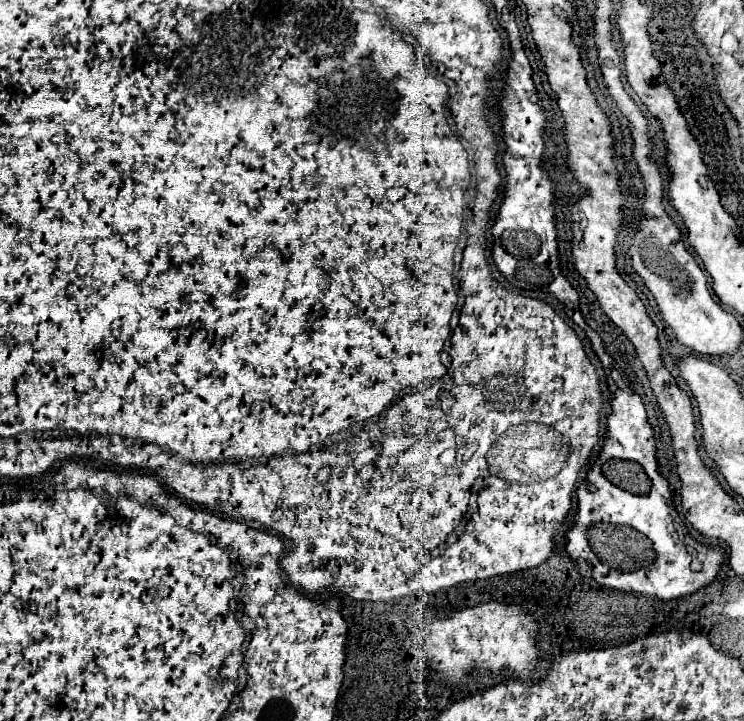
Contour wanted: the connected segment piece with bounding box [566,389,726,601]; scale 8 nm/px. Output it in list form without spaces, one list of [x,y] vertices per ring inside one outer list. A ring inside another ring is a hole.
[[[610,389],[610,407],[612,413],[606,419],[604,445],[598,453],[598,459],[594,461],[586,475],[588,481],[586,489],[576,493],[578,507],[574,527],[566,531],[566,553],[572,561],[586,559],[592,565],[594,579],[604,587],[612,587],[618,591],[636,591],[652,595],[662,601],[690,595],[714,581],[726,555],[722,553],[720,547],[700,545],[684,531],[686,527],[678,513],[674,511],[668,481],[658,473],[658,463],[654,457],[654,431],[648,423],[642,399],[636,393],[624,389]],[[636,465],[640,465],[642,473],[640,471],[636,473]],[[606,523],[630,527],[606,527]]]

